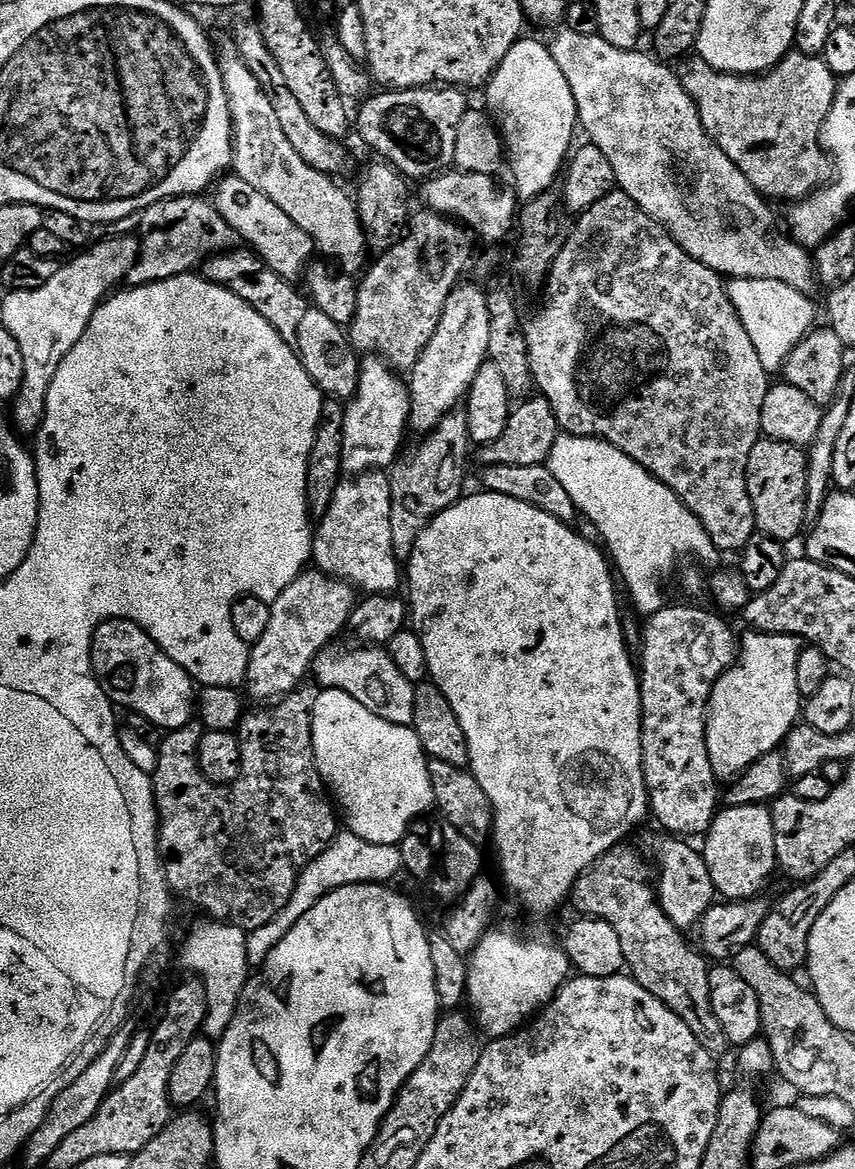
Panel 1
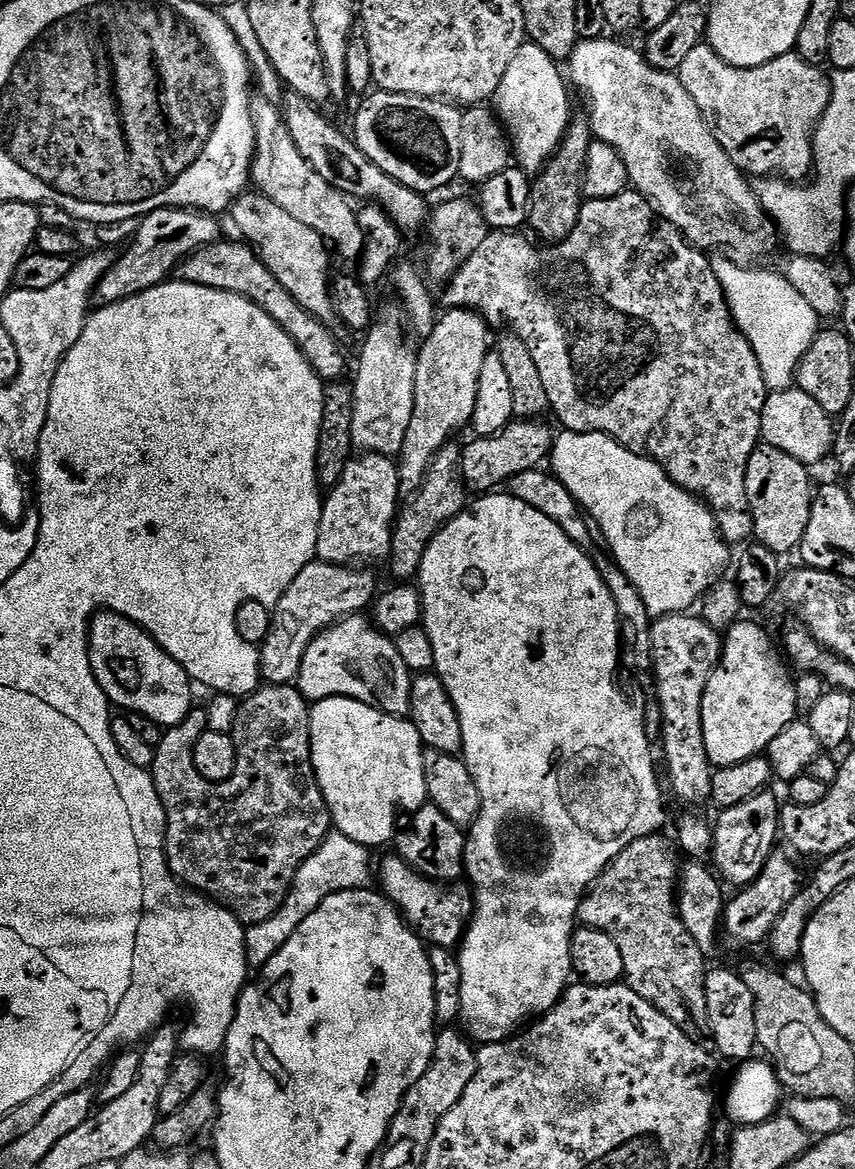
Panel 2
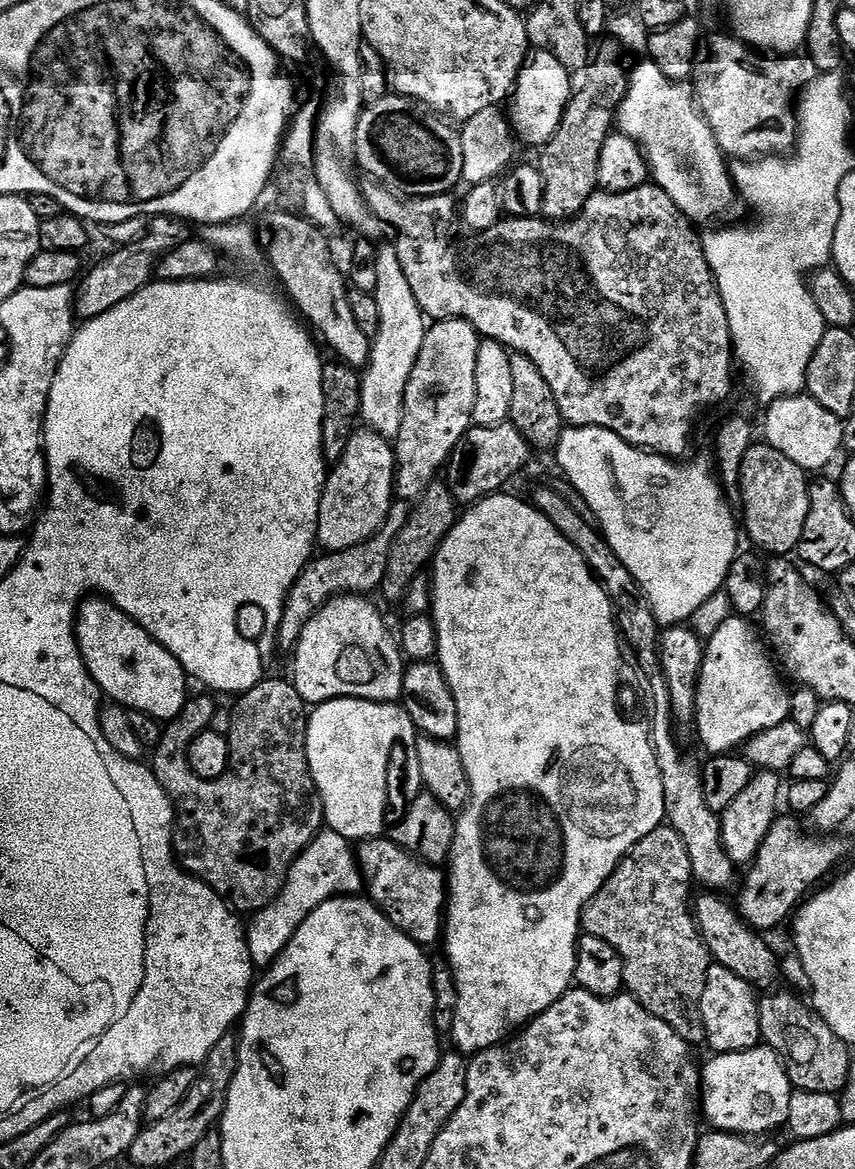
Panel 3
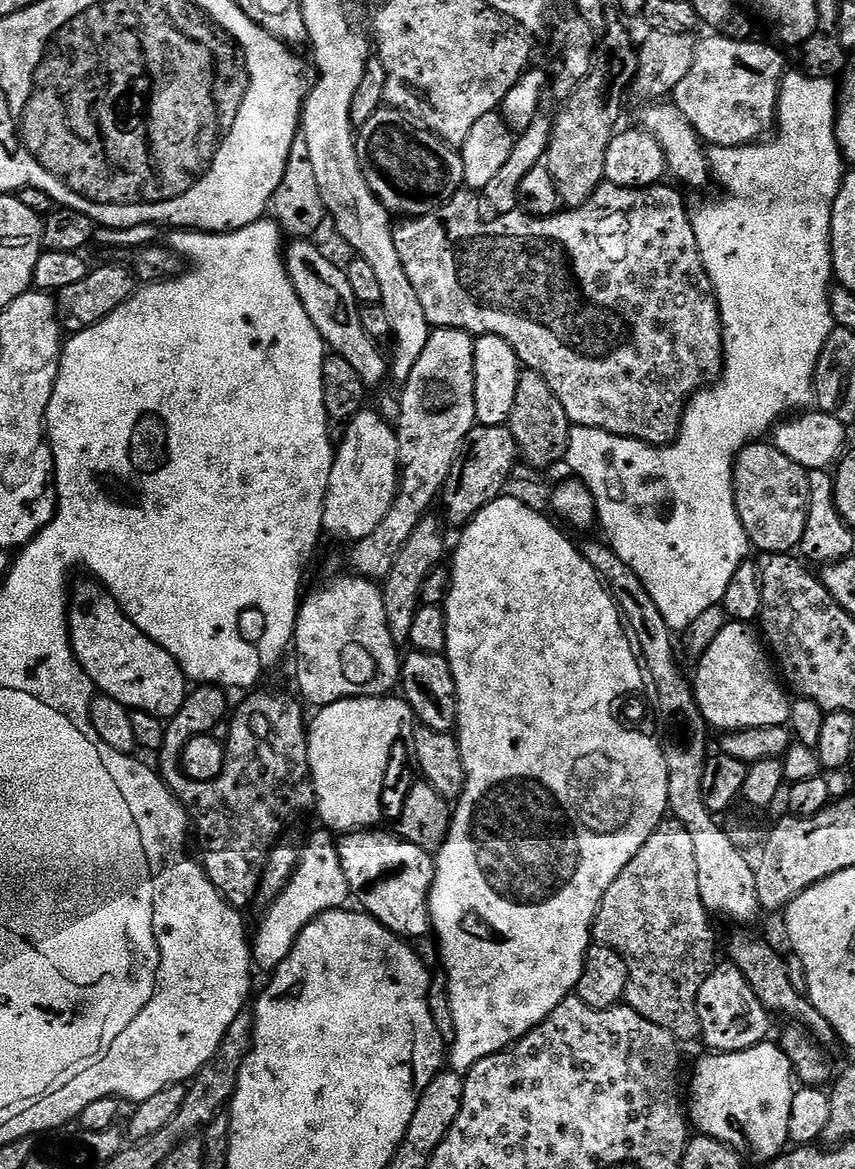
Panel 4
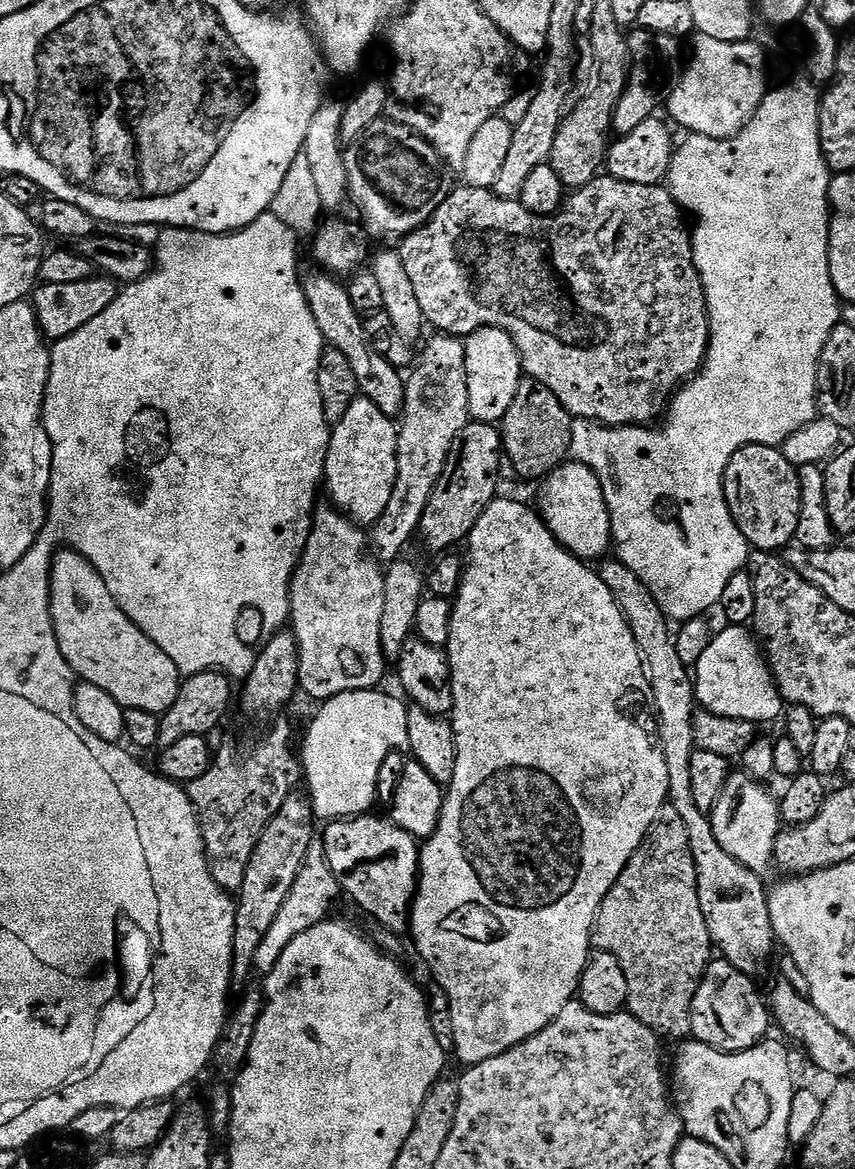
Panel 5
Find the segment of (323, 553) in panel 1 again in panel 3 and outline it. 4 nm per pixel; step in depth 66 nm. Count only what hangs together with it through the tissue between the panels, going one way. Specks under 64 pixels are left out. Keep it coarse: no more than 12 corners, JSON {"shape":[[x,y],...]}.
{"shape":[[353,431],[324,482],[325,553],[371,539],[392,508],[393,445]]}

